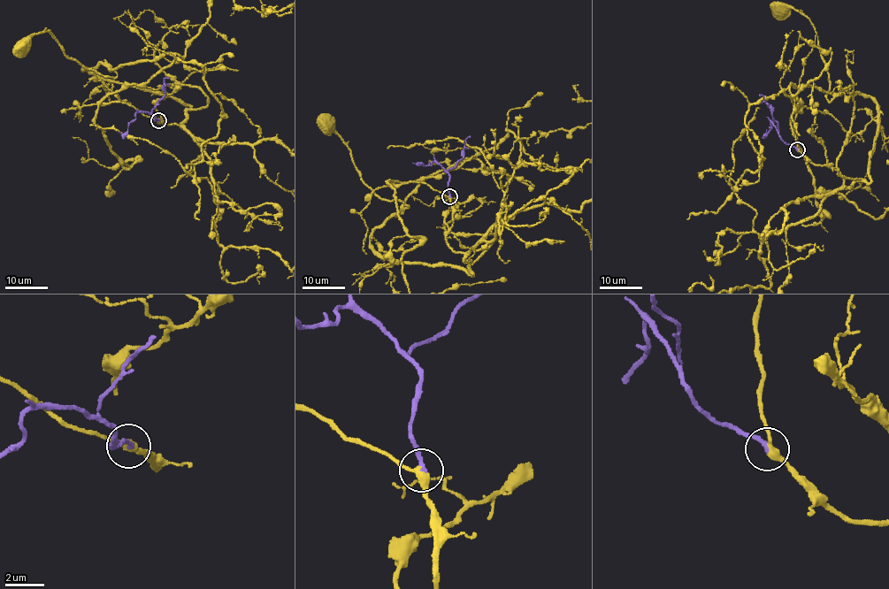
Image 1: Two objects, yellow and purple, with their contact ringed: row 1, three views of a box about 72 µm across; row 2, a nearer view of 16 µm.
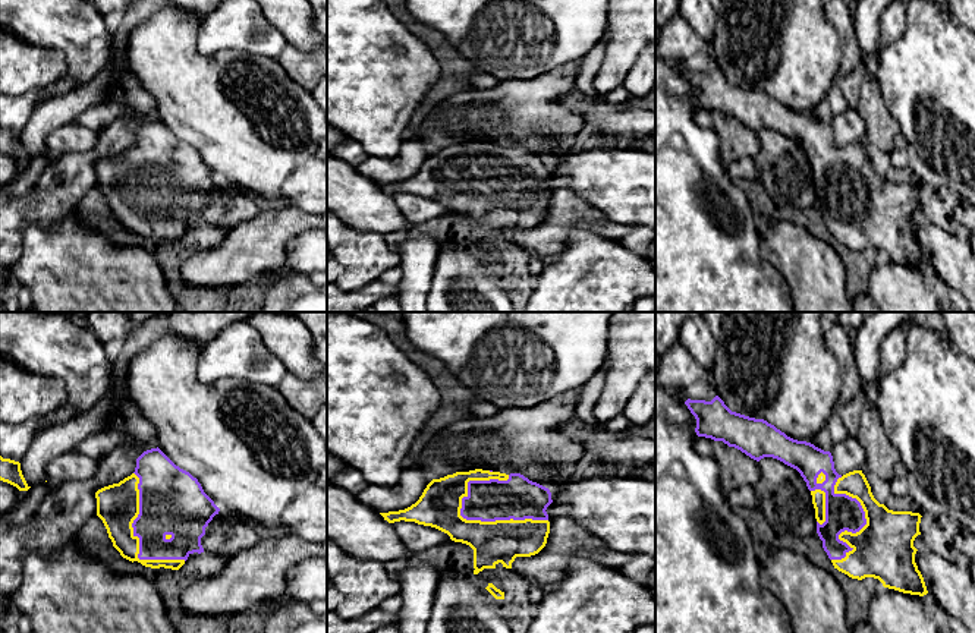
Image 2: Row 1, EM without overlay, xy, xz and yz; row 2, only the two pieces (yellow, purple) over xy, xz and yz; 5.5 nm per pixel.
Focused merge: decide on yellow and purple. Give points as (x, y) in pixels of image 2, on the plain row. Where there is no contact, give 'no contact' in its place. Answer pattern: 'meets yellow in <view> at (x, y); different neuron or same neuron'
meets yellow in xz at (496, 192); same neuron

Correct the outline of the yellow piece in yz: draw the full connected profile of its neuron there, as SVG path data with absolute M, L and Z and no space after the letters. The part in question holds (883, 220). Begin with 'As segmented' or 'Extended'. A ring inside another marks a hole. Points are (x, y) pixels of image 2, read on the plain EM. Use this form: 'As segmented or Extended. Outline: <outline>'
Extended. Outline: M718 67L711 73L688 70L685 76L696 91L698 108L723 113L757 133L764 129L777 130L801 145L812 167L817 205L834 240L858 252L878 251L884 259L903 265L919 268L928 265L915 234L918 221L913 218L913 212L921 207L922 188L919 185L888 182L874 170L862 142L839 147L830 123L806 113L793 111L764 91L732 84Z

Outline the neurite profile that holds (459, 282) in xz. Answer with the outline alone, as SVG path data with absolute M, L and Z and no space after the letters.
M462 240L440 246L431 273L427 312L515 312L510 293L498 284L500 271L490 275L491 268L475 246L468 246Z

